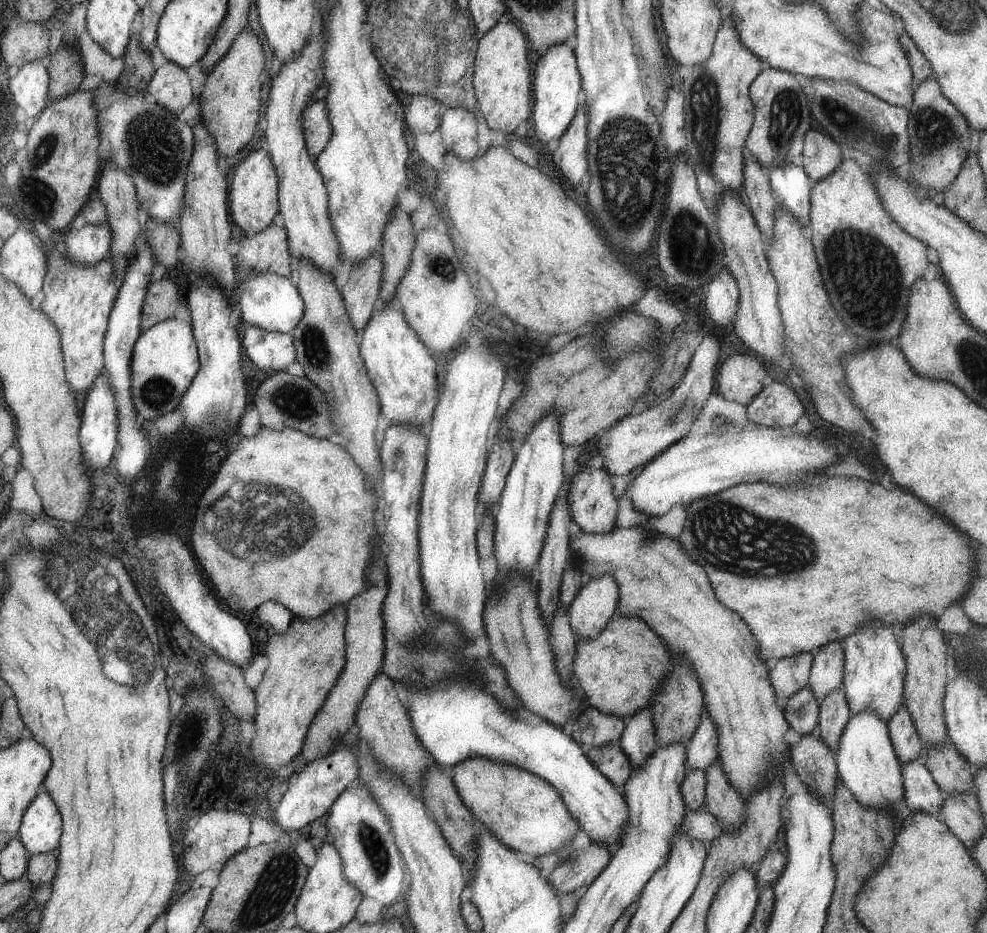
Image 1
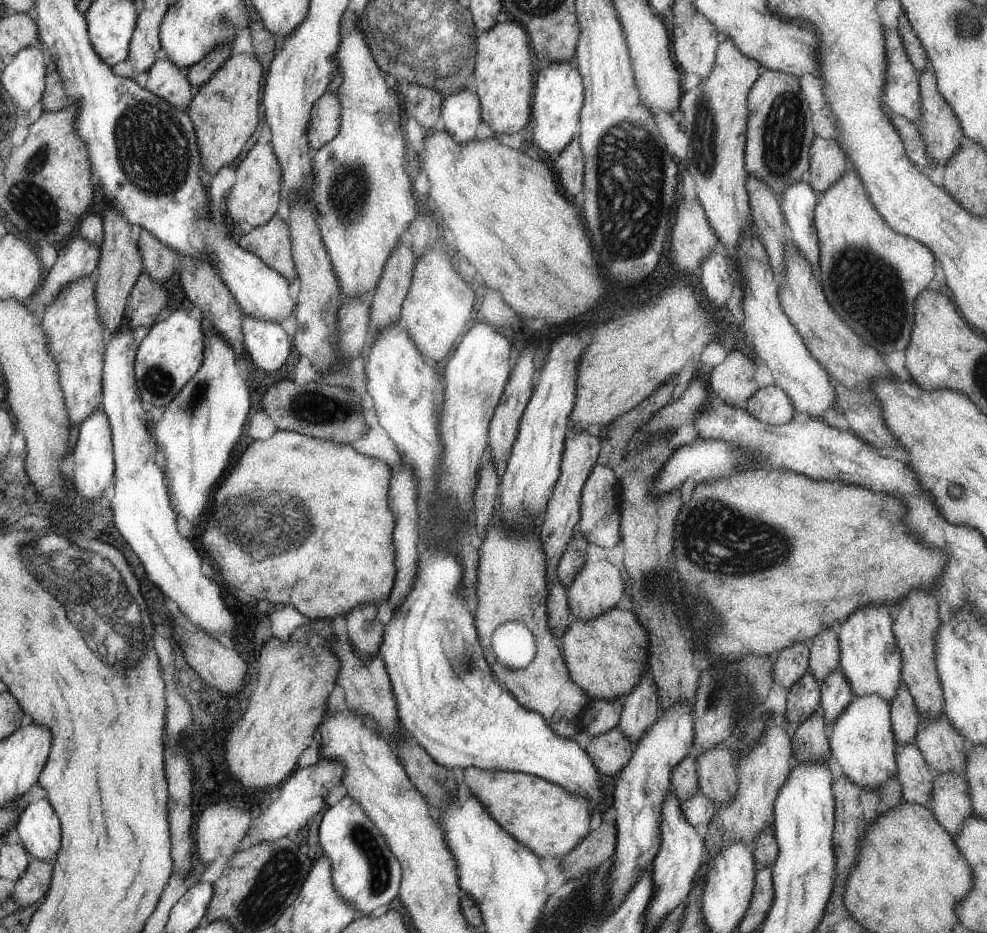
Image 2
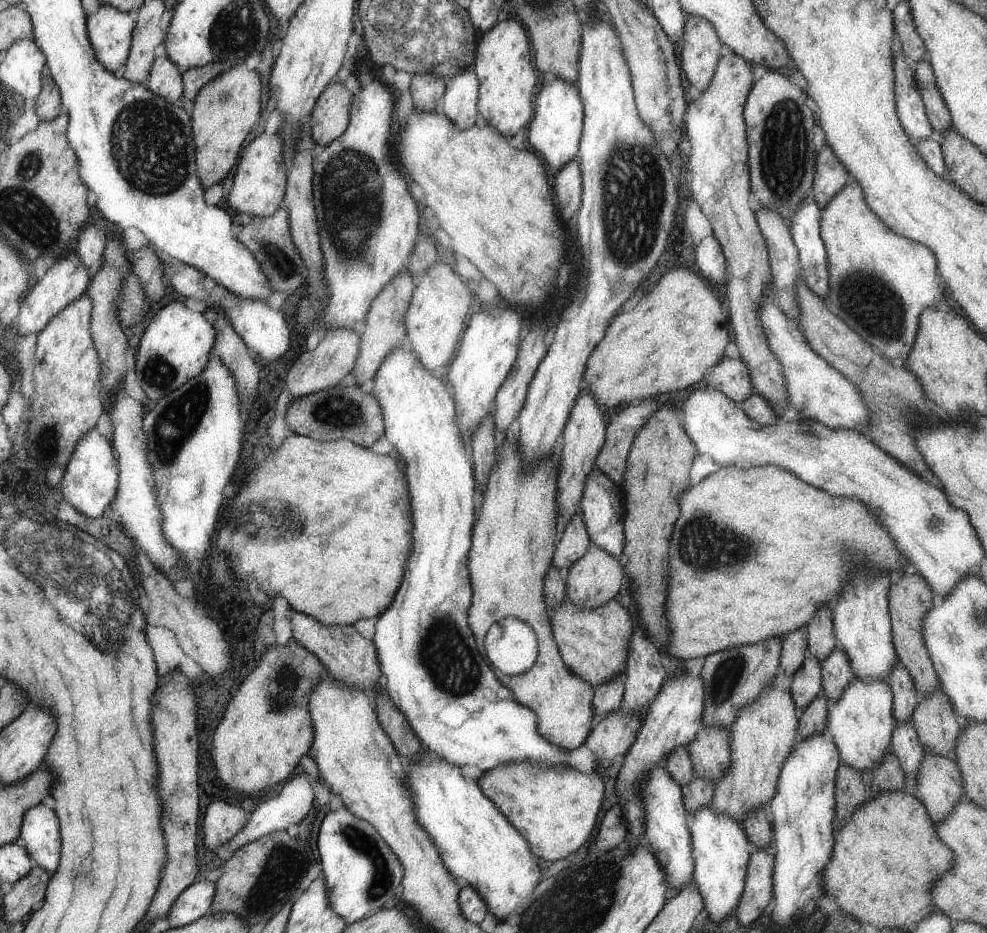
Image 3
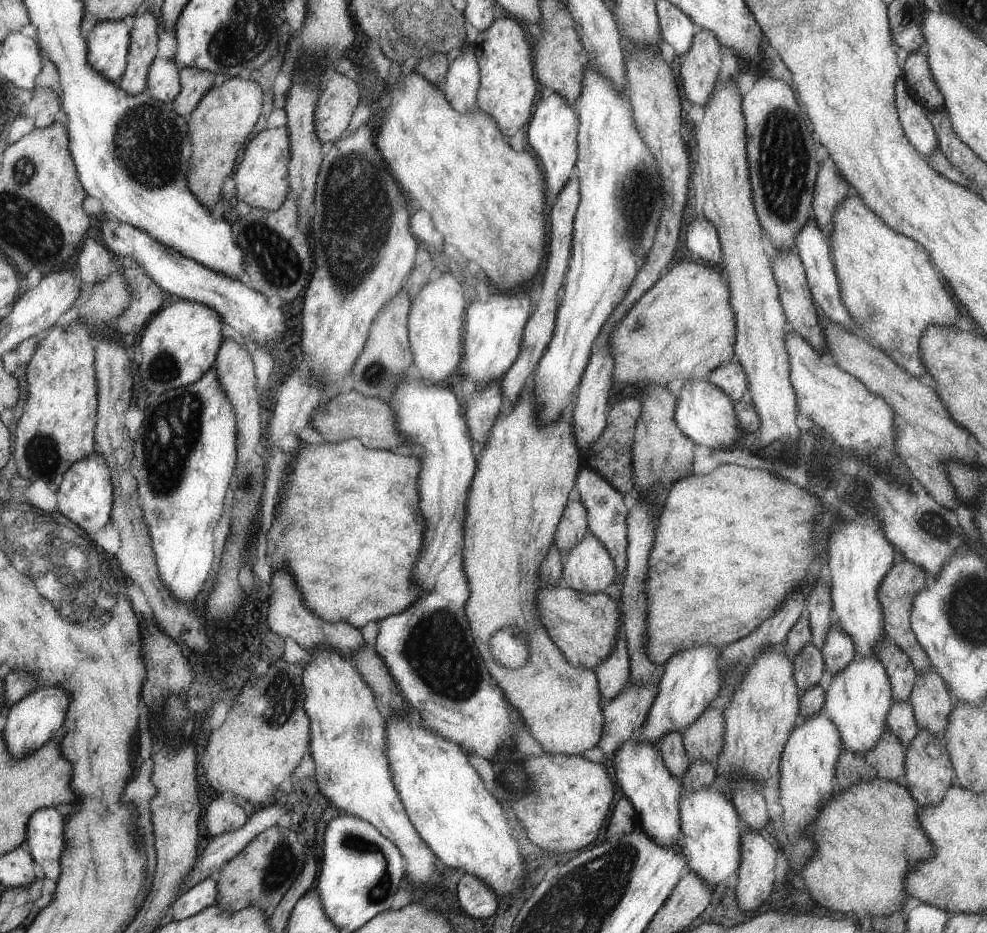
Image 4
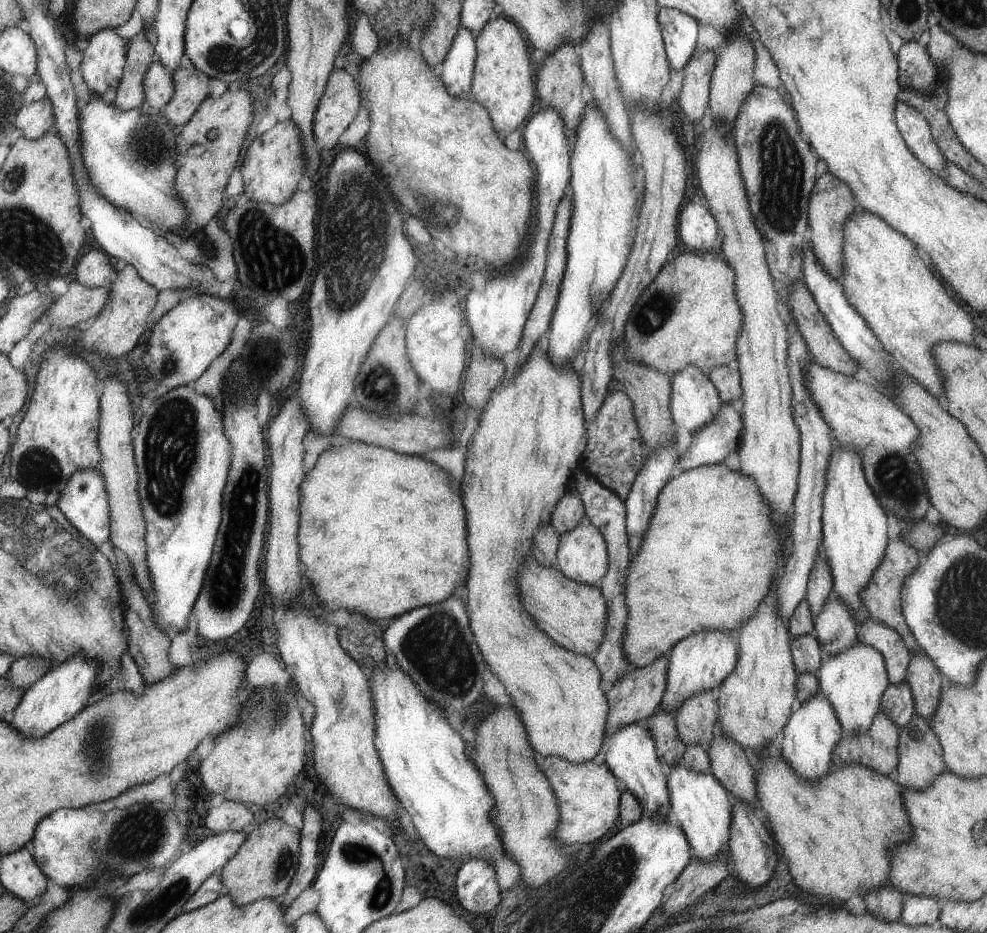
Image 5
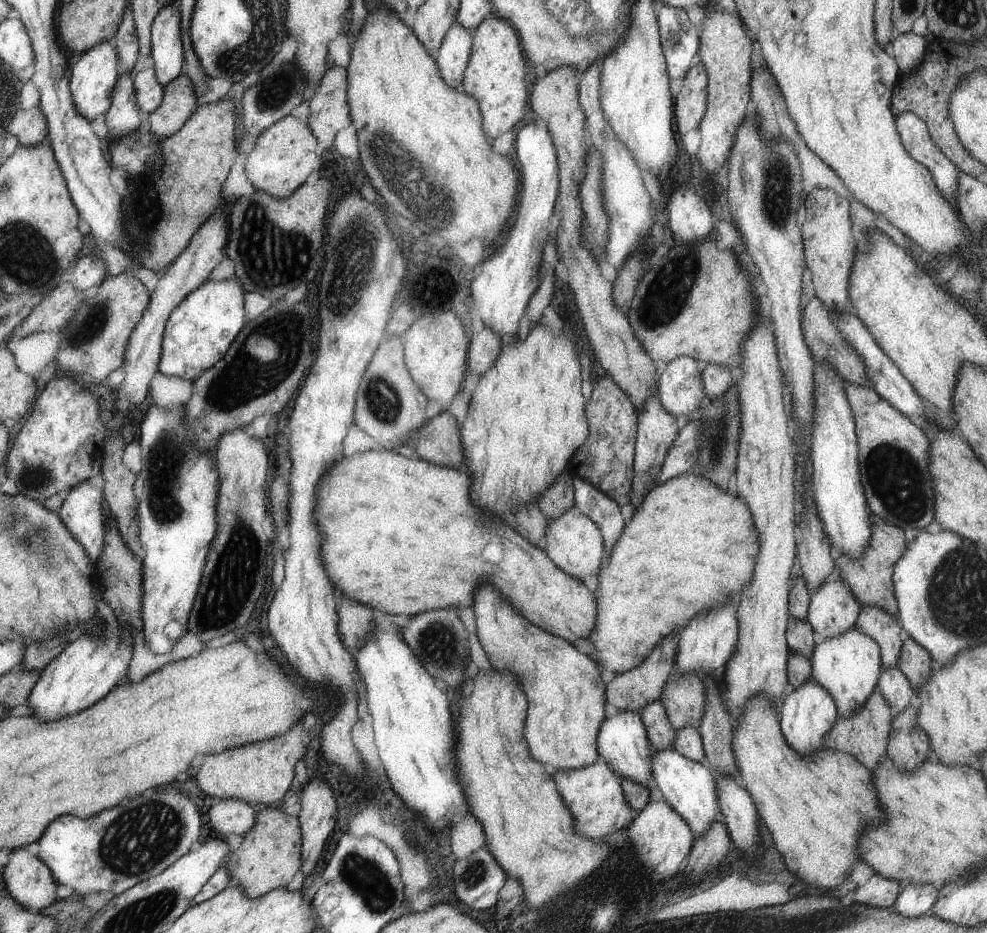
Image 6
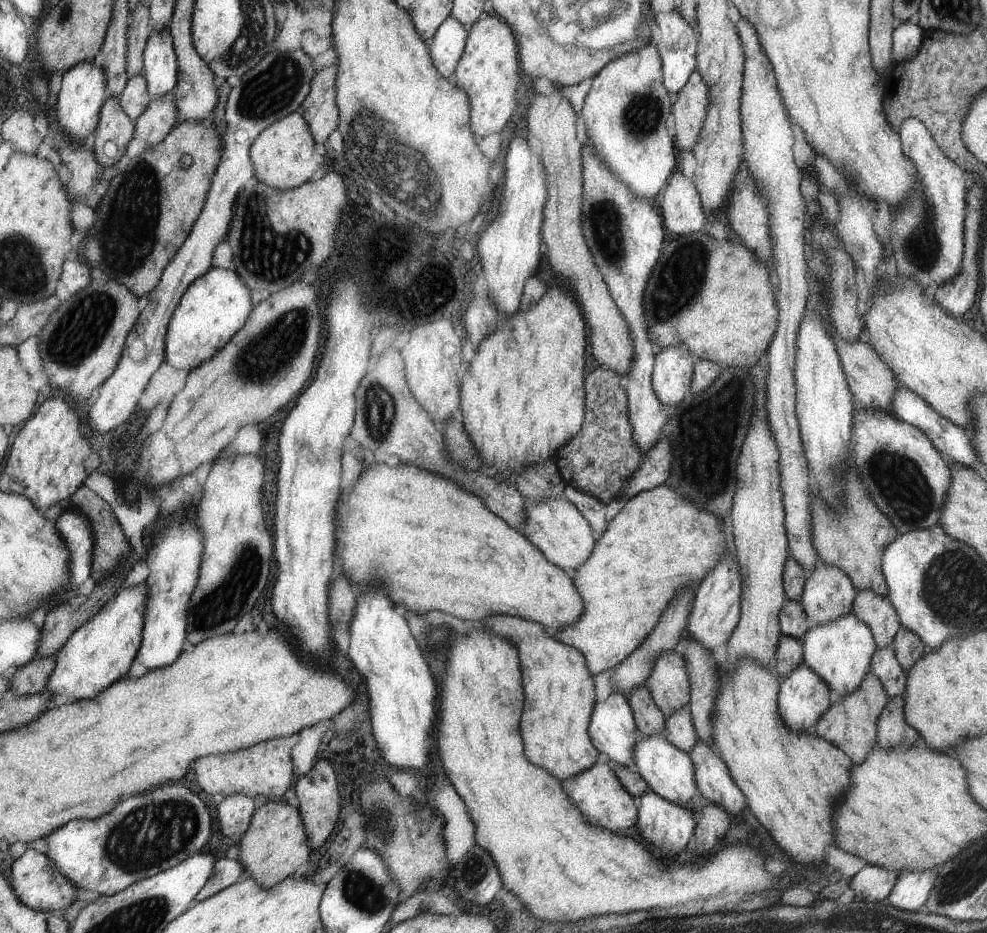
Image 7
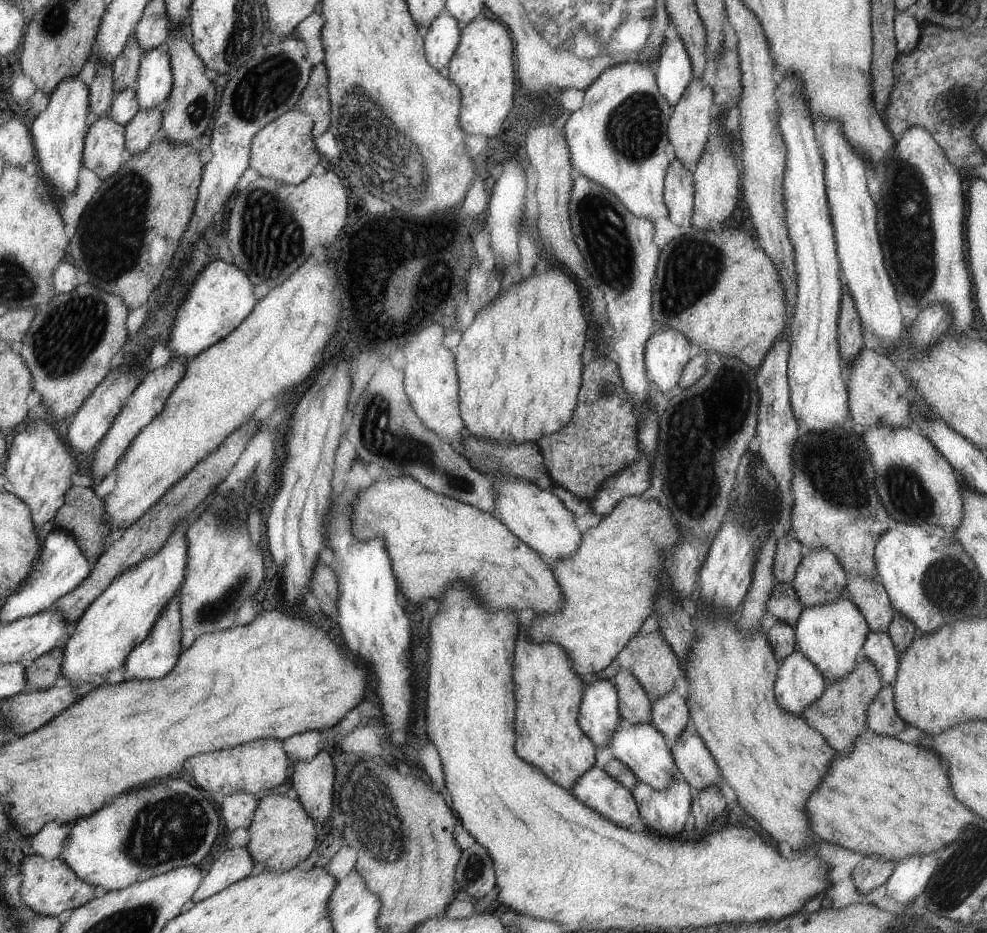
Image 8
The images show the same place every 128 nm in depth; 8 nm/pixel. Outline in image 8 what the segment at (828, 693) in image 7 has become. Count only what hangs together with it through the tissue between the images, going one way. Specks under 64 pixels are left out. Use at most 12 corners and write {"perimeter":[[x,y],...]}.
{"perimeter":[[796,649],[778,669],[778,702],[788,714],[824,694],[828,680]]}

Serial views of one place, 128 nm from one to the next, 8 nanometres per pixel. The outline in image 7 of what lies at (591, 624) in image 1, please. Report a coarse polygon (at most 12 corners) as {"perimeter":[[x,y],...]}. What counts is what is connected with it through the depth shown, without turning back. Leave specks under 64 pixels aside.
{"perimeter":[[569,499],[526,501],[521,533],[573,578],[597,541]]}

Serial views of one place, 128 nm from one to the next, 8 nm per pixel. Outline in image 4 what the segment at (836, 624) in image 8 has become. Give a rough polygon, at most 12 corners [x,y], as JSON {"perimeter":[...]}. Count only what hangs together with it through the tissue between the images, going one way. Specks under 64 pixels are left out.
{"perimeter":[[857,654],[834,674],[821,713],[846,750],[866,754],[888,728],[892,680]]}

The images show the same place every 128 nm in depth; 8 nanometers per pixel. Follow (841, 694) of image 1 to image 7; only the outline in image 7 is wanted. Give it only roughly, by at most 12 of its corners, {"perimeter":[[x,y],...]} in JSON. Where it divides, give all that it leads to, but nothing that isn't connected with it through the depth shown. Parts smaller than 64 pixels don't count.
{"perimeter":[[818,560],[801,600],[809,626],[852,613],[845,571]]}

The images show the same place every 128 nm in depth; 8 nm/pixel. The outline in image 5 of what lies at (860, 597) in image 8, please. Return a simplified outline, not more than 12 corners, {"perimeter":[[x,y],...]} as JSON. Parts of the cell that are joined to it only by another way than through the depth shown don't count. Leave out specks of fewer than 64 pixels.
{"perimeter":[[870,617],[862,644],[884,655],[891,684],[906,683],[912,658],[900,634]]}

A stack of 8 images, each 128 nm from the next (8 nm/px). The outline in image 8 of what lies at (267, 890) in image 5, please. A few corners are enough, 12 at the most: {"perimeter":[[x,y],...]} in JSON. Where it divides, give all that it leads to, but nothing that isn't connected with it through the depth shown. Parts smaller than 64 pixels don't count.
{"perimeter":[[259,797],[246,848],[288,872],[312,854],[316,824],[298,799]]}

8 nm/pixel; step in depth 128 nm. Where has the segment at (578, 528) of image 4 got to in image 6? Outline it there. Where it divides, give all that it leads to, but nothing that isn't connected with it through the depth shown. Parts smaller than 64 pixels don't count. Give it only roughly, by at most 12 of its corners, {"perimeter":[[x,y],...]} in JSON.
{"perimeter":[[572,475],[558,476],[538,496],[548,520],[576,510]]}

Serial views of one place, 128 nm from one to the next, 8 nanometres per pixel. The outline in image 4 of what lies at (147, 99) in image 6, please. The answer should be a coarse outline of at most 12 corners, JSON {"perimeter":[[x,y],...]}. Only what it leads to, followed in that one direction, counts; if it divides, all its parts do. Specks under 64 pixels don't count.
{"perimeter":[[155,58],[147,74],[148,94],[173,103],[181,92],[172,60]]}

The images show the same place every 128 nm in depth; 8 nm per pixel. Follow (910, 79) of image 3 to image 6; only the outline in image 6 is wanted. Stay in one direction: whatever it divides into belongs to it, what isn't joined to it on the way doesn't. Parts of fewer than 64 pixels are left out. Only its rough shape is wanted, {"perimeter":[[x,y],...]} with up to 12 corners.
{"perimeter":[[898,114],[905,149],[932,172],[955,204],[960,171],[933,141],[925,120]]}

